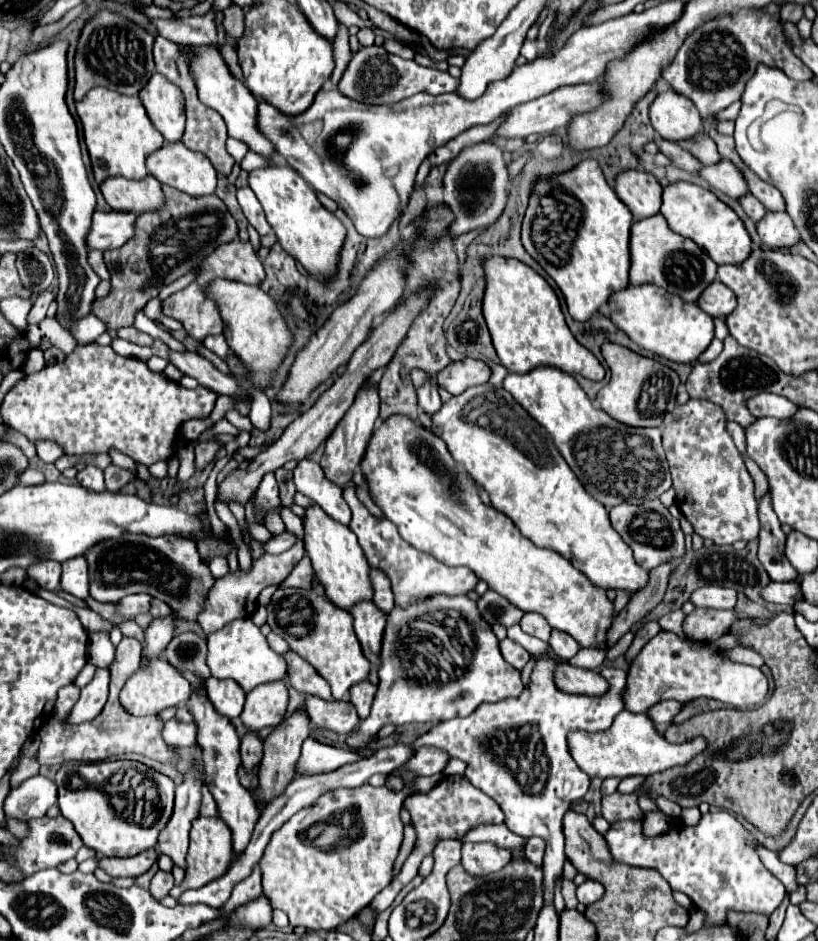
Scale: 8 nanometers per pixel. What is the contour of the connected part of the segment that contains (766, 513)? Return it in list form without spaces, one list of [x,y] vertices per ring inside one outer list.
[[[768,494],[760,502],[760,528],[762,528],[762,542],[758,548],[758,558],[770,578],[774,582],[788,582],[796,580],[798,574],[788,562],[784,548],[786,548],[786,534],[780,528],[780,522],[768,502]]]

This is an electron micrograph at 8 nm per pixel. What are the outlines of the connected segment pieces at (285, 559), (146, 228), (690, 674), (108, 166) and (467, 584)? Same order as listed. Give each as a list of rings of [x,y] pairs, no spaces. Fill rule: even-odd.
[[[282,508],[280,512],[282,516],[282,522],[286,524],[286,530],[290,534],[296,536],[296,544],[288,550],[288,552],[282,552],[278,556],[270,556],[270,554],[264,554],[264,558],[256,558],[252,560],[252,566],[250,570],[242,570],[238,568],[236,572],[228,572],[224,578],[216,578],[214,580],[214,586],[210,588],[208,596],[206,596],[206,602],[204,602],[204,610],[198,614],[198,624],[202,626],[204,634],[212,634],[212,632],[218,632],[222,630],[226,624],[238,620],[238,618],[250,618],[254,614],[254,610],[258,608],[258,594],[268,588],[268,586],[278,586],[280,582],[284,582],[288,578],[288,574],[294,570],[294,566],[304,558],[306,550],[304,550],[304,530],[302,530],[302,518],[292,514],[290,508]]]
[[[164,186],[164,192],[166,192],[164,210],[158,210],[156,214],[142,214],[134,224],[134,236],[124,246],[108,250],[104,254],[104,262],[106,262],[106,266],[110,270],[112,288],[110,288],[108,296],[96,298],[92,302],[92,314],[96,314],[100,320],[112,324],[114,330],[118,330],[122,326],[132,326],[134,314],[138,310],[142,310],[148,300],[156,298],[164,286],[172,284],[174,280],[178,280],[186,272],[196,270],[196,266],[206,256],[210,256],[220,244],[232,242],[238,236],[238,224],[236,224],[234,216],[228,212],[226,204],[216,194],[188,196],[188,194],[180,192],[180,190],[172,190],[170,186]]]
[[[662,630],[634,658],[622,700],[624,710],[630,712],[646,712],[656,702],[668,698],[688,702],[700,696],[720,700],[732,708],[748,710],[760,706],[768,698],[768,692],[770,684],[760,668],[724,660],[704,646],[690,646],[682,636]]]
[[[92,88],[84,96],[84,100],[76,102],[76,112],[82,122],[84,142],[88,146],[92,172],[98,184],[114,176],[140,180],[148,174],[146,156],[160,150],[164,144],[164,138],[152,126],[138,96],[124,96],[108,88]]]
[[[346,486],[344,488],[344,500],[348,502],[350,510],[352,510],[352,522],[350,528],[352,532],[356,532],[358,542],[370,562],[370,566],[374,568],[382,568],[390,582],[392,582],[392,590],[394,590],[394,600],[400,602],[400,606],[406,606],[408,602],[416,600],[416,598],[428,598],[432,594],[466,594],[470,592],[478,578],[472,570],[468,568],[450,568],[444,566],[442,562],[436,562],[436,558],[432,558],[430,554],[424,554],[420,550],[416,550],[414,546],[410,546],[396,530],[396,526],[392,526],[392,522],[378,520],[374,518],[366,506],[358,500],[356,496],[356,488],[354,486]]]

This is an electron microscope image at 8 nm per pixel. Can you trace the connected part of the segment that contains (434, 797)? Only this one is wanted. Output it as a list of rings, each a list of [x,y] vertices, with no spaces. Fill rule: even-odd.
[[[456,774],[456,776],[444,776],[442,782],[438,782],[430,792],[426,794],[410,794],[404,798],[404,810],[410,812],[412,816],[412,826],[416,830],[416,844],[414,844],[414,850],[412,854],[408,856],[408,860],[404,862],[402,866],[402,872],[400,876],[396,876],[384,890],[380,890],[374,900],[370,902],[370,906],[378,912],[386,910],[396,894],[416,876],[418,872],[418,866],[422,862],[424,856],[432,854],[434,846],[440,842],[440,840],[458,840],[462,842],[464,836],[474,830],[476,826],[482,826],[482,824],[502,824],[504,822],[504,814],[502,810],[496,806],[496,802],[492,798],[488,798],[482,790],[478,790],[476,786],[472,786],[468,782],[466,776],[462,774]]]

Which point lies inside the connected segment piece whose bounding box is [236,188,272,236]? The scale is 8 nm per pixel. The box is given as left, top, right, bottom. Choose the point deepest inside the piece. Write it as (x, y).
(248, 202)

